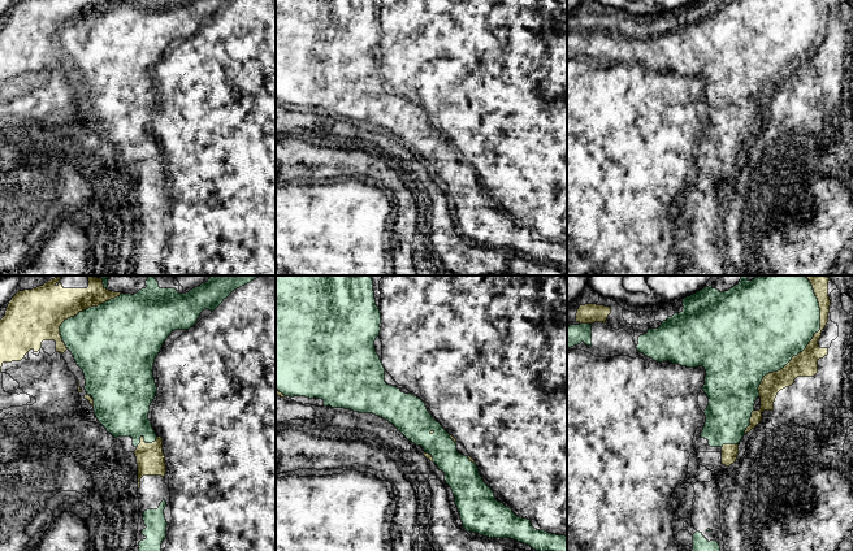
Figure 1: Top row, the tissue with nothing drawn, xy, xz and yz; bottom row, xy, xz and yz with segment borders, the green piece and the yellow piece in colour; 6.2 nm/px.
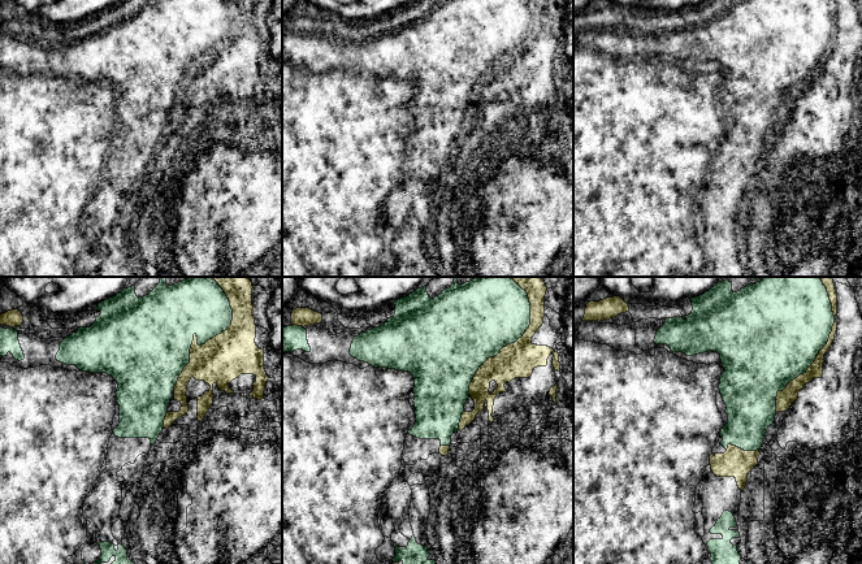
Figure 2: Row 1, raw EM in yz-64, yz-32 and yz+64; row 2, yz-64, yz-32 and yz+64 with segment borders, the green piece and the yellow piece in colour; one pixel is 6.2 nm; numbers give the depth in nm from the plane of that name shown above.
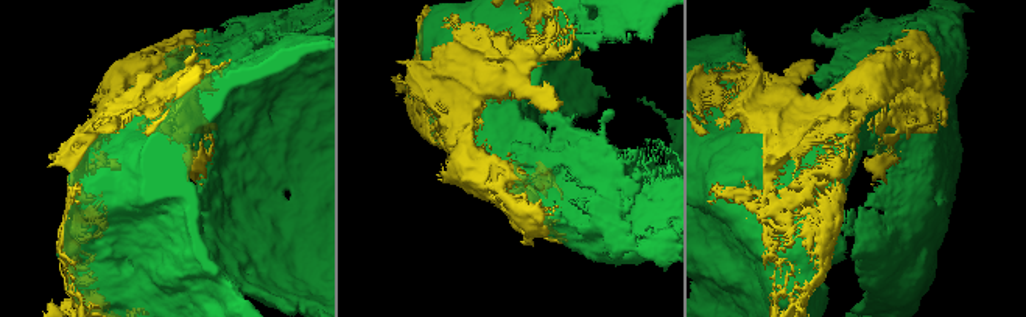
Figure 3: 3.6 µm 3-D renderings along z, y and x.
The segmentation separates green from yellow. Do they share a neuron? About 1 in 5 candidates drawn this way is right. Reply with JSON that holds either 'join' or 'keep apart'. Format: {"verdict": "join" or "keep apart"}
{"verdict": "keep apart"}

